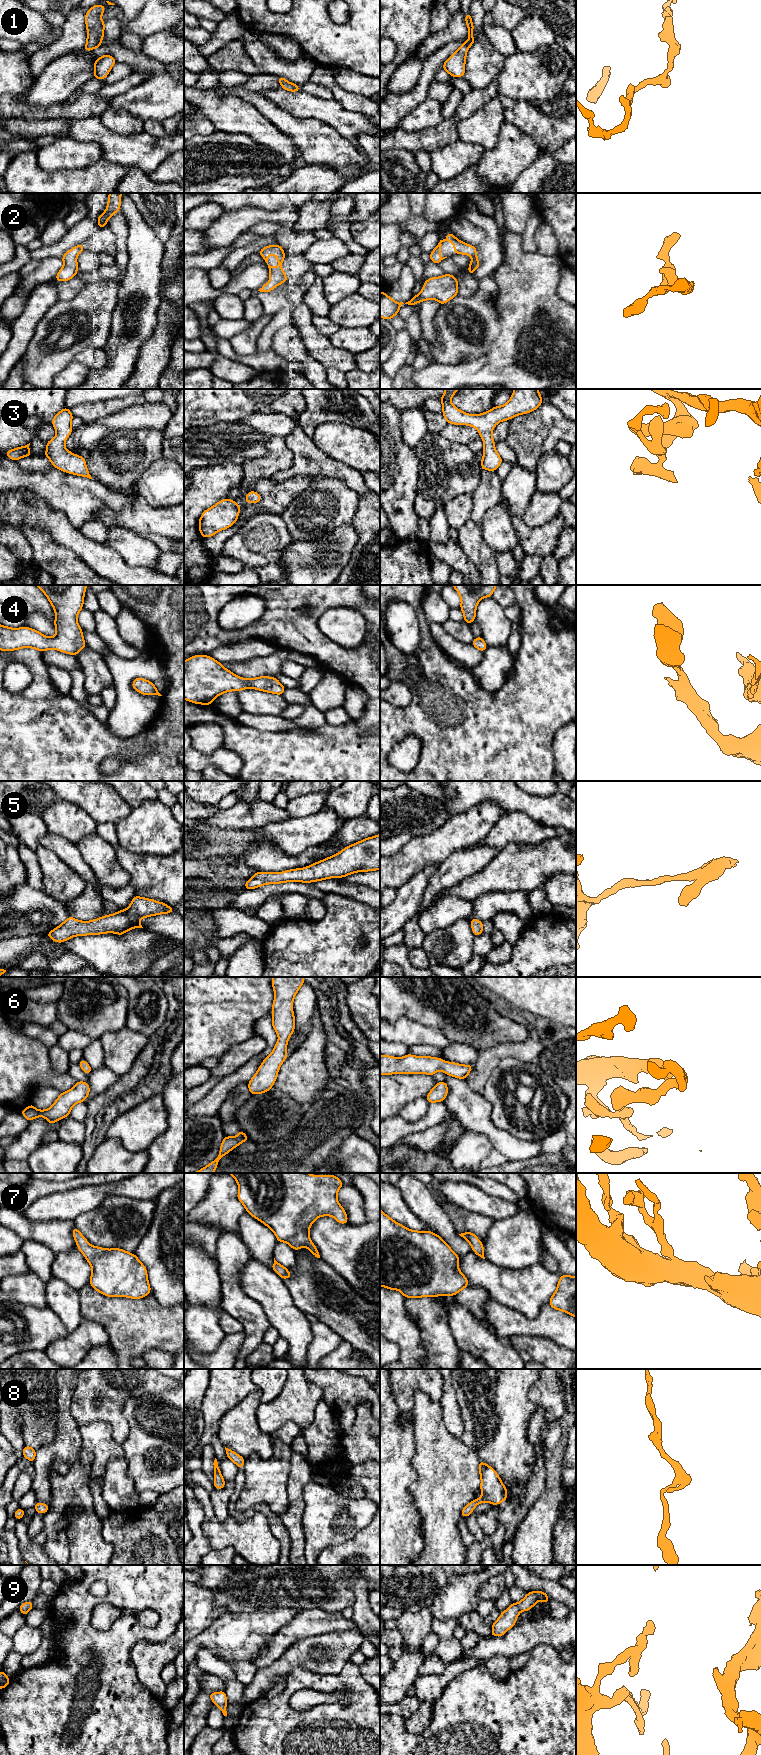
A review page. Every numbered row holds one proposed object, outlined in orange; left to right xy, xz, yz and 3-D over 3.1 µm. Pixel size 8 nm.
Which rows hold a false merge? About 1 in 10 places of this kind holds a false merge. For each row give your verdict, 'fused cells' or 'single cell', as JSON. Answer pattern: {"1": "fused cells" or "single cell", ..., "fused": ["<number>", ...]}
{"1": "single cell", "2": "single cell", "3": "single cell", "4": "single cell", "5": "single cell", "6": "single cell", "7": "single cell", "8": "single cell", "9": "single cell", "fused": []}

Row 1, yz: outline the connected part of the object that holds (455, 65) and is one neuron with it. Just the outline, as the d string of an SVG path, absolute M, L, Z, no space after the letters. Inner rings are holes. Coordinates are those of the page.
M469 12L465 15L465 22L468 27L467 35L469 36L469 40L465 43L463 42L459 49L444 62L442 67L442 69L448 72L452 77L456 78L464 76L467 51L476 41L476 39L473 38L473 29L475 27Z

